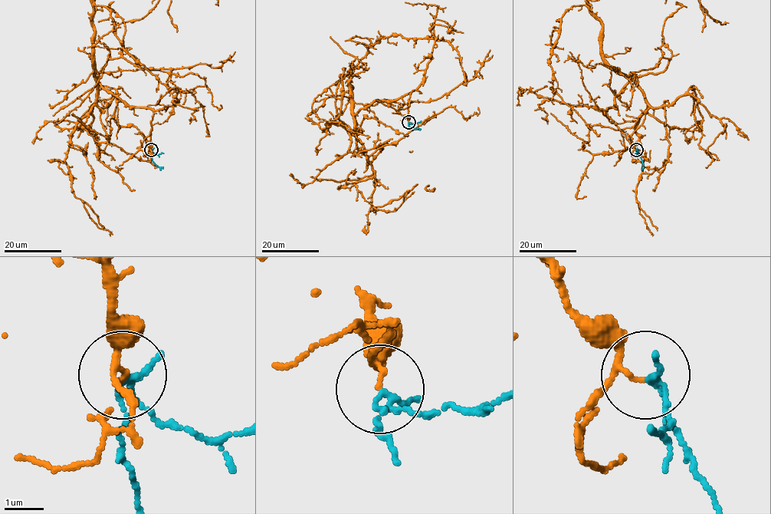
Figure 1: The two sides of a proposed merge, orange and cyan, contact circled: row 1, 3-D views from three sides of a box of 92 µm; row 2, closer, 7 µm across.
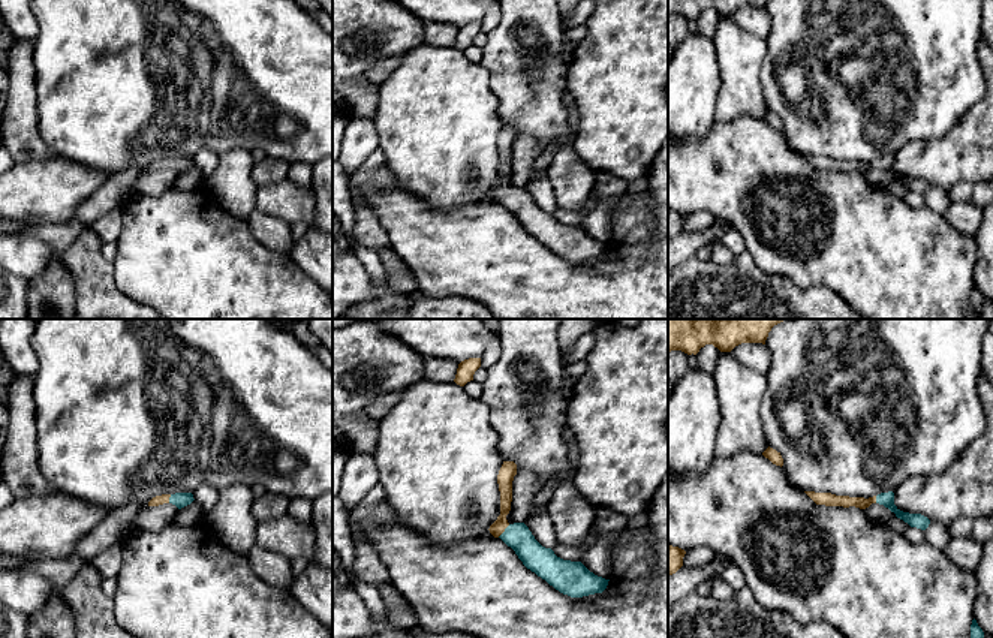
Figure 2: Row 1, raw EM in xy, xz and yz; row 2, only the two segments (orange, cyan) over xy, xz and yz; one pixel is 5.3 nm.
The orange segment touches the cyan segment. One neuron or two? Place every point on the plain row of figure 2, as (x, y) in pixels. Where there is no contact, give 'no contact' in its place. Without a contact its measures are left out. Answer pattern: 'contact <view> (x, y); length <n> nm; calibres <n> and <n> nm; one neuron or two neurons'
contact xz (503, 195); length 100 nm; calibres 80 and 150 nm; one neuron

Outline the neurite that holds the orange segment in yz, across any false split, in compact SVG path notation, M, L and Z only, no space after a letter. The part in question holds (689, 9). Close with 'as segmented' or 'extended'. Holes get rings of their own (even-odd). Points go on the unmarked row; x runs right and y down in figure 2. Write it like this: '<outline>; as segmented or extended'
M668 0L668 16L681 15L696 19L705 9L713 9L720 16L731 16L741 7L765 9L768 0Z; as segmented

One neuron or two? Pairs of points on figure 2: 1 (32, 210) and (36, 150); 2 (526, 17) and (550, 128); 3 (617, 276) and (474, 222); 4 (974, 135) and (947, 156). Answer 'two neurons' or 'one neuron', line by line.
1: two neurons
2: one neuron
3: one neuron
4: one neuron

